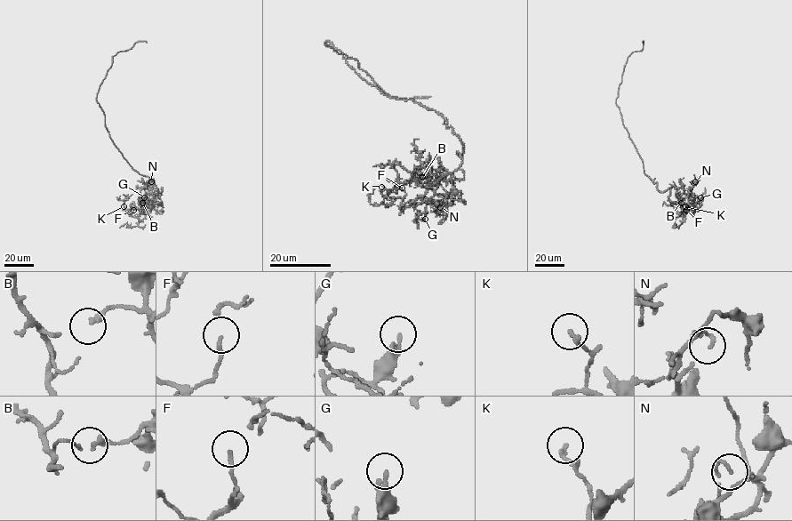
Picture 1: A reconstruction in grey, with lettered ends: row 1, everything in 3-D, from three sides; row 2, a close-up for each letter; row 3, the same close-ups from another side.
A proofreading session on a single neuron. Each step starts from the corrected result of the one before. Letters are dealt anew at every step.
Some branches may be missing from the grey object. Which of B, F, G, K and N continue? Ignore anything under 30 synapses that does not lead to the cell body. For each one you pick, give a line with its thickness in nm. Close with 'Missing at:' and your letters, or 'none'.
Missing at: none

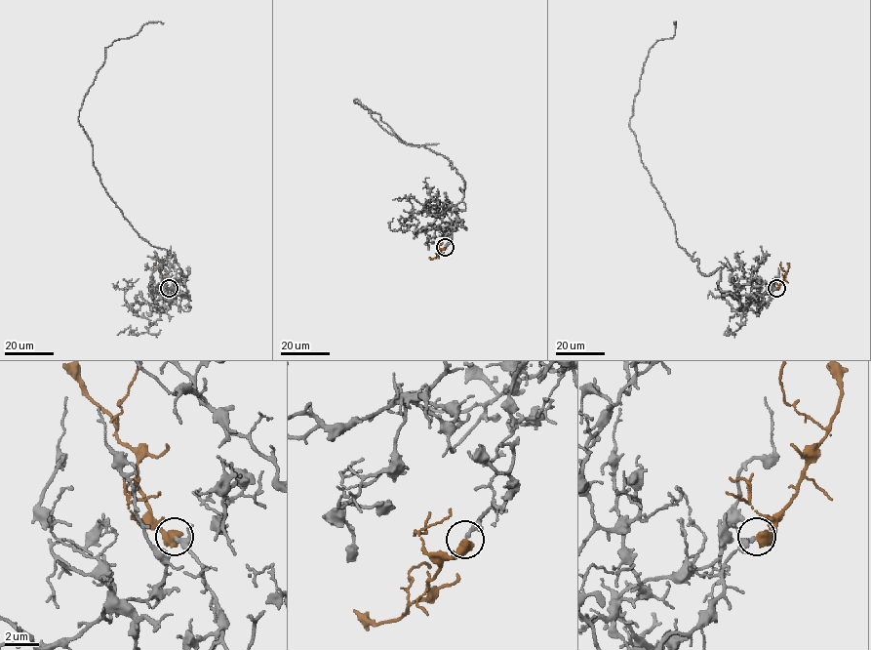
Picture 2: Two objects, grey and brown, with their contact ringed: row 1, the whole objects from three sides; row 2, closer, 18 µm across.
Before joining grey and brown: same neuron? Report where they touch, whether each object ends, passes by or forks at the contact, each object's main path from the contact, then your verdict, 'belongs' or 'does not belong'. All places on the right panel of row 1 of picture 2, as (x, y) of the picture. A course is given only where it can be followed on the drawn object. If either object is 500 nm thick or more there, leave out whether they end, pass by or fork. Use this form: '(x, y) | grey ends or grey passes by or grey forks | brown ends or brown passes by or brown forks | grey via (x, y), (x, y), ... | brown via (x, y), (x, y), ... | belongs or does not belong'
(776, 288) | grey via (776, 287), (759, 306), (722, 291), (720, 267), (703, 274), (640, 159), (635, 96), (650, 49), (674, 24) | brown via (776, 287), (786, 273), (780, 267), (781, 262) | belongs

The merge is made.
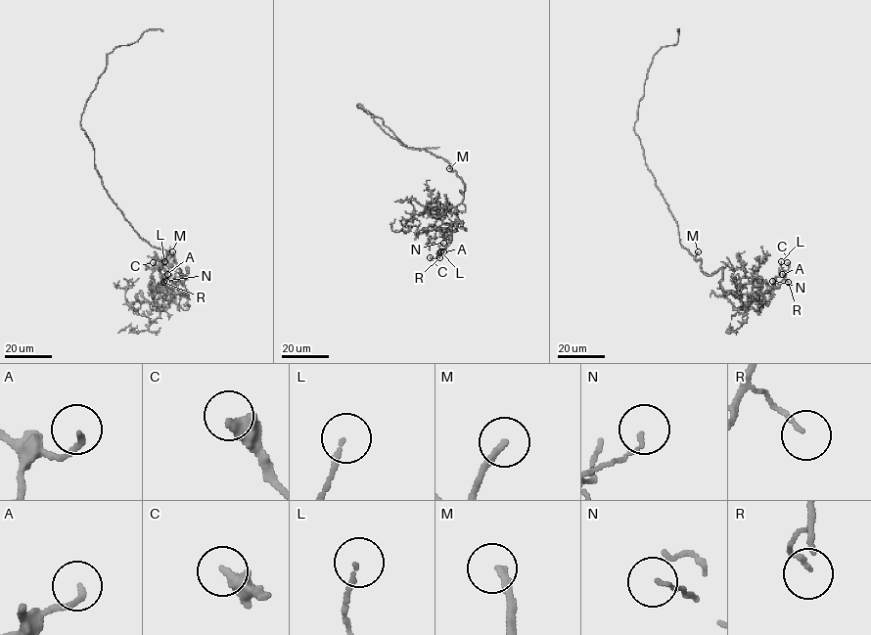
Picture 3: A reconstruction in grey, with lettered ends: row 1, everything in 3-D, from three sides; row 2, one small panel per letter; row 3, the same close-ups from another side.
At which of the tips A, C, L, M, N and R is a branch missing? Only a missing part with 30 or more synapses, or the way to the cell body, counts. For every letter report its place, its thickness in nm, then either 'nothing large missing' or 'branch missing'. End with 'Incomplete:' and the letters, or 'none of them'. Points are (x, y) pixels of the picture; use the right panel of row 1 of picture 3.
A: at (782, 274); 160 nm thick; nothing large missing
C: at (787, 262); 420 nm thick; nothing large missing
L: at (781, 261); 130 nm thick; nothing large missing
M: at (698, 251); 190 nm thick; branch missing
N: at (772, 281); 100 nm thick; nothing large missing
R: at (788, 282); 110 nm thick; nothing large missing
Incomplete: M

